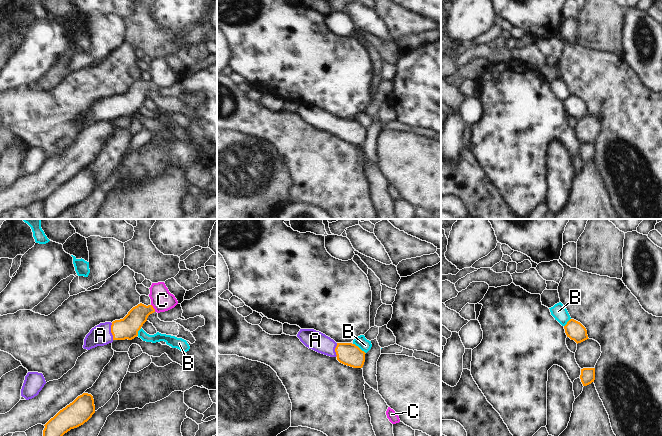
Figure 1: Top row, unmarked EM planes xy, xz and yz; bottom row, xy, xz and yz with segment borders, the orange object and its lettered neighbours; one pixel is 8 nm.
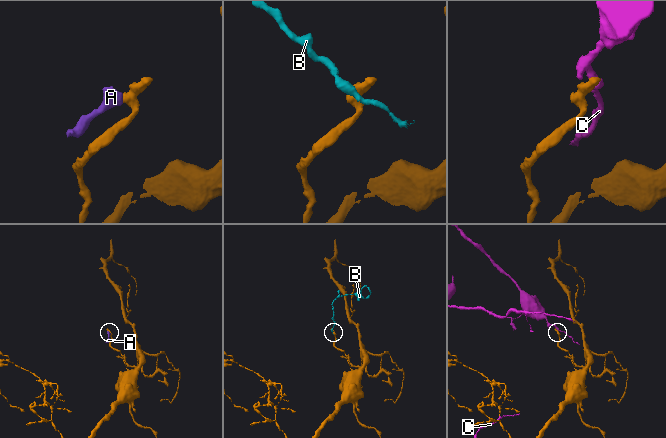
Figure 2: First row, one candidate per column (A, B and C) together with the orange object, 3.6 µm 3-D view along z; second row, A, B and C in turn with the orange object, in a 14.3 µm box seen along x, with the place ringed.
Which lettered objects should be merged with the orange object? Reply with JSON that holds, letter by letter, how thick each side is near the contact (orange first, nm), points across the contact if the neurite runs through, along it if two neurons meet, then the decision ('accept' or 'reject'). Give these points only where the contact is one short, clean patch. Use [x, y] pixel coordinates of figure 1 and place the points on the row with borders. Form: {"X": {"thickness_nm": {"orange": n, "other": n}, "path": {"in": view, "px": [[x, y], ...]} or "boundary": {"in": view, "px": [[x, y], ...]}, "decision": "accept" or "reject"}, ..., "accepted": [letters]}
{"A": {"thickness_nm": {"orange": 180, "other": 170}, "path": {"in": "xy", "px": [[127, 328], [111, 331], [100, 335]]}, "decision": "accept"}, "B": {"thickness_nm": {"orange": 180, "other": 100}, "boundary": {"in": "xz", "px": [[353, 343], [365, 353]]}, "decision": "reject"}, "C": {"thickness_nm": {"orange": 160, "other": 180}, "boundary": {"in": "xy", "px": [[151, 304], [155, 311]]}, "decision": "reject"}, "accepted": ["A"]}

